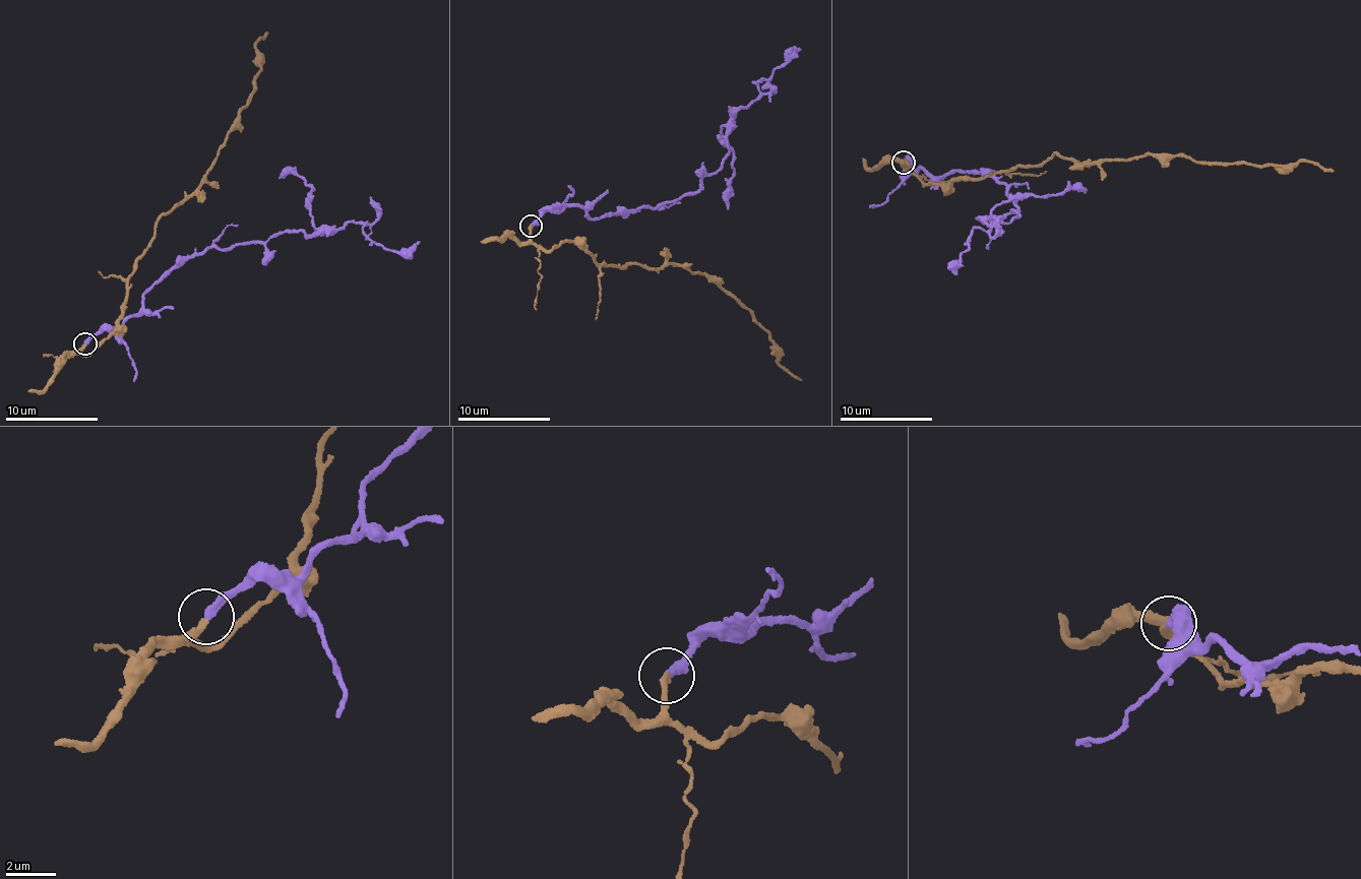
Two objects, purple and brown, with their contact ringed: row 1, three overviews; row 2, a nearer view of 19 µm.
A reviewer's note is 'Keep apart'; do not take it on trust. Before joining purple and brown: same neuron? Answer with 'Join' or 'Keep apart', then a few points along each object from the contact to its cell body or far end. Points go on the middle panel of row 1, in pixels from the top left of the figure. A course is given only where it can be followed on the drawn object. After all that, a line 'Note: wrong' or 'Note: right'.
Join. Course of purple: (531, 225), (576, 203), (592, 218), (694, 193), (729, 154), (754, 84), (801, 49). Course of brown: (532, 226), (548, 251), (571, 240), (597, 262), (704, 275), (749, 310), (770, 334), (776, 362), (802, 379)
Note: wrong

